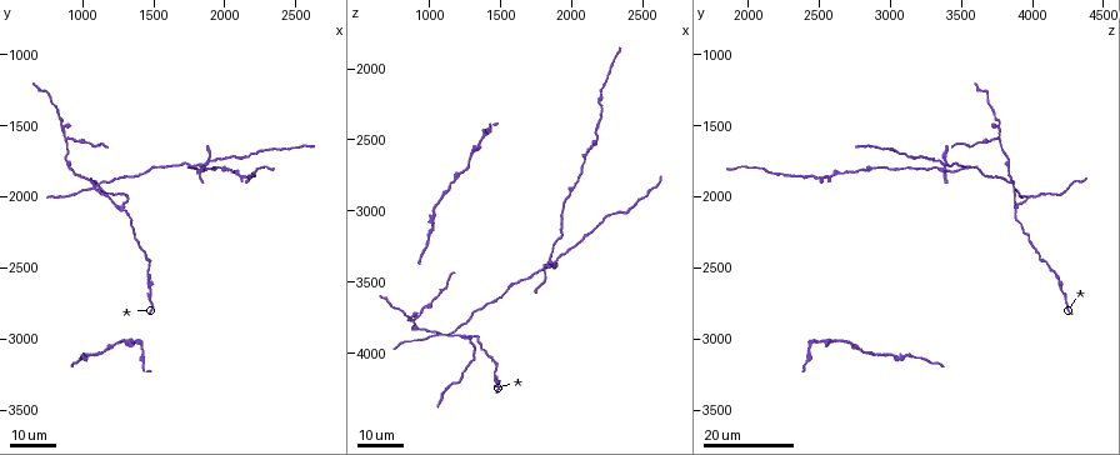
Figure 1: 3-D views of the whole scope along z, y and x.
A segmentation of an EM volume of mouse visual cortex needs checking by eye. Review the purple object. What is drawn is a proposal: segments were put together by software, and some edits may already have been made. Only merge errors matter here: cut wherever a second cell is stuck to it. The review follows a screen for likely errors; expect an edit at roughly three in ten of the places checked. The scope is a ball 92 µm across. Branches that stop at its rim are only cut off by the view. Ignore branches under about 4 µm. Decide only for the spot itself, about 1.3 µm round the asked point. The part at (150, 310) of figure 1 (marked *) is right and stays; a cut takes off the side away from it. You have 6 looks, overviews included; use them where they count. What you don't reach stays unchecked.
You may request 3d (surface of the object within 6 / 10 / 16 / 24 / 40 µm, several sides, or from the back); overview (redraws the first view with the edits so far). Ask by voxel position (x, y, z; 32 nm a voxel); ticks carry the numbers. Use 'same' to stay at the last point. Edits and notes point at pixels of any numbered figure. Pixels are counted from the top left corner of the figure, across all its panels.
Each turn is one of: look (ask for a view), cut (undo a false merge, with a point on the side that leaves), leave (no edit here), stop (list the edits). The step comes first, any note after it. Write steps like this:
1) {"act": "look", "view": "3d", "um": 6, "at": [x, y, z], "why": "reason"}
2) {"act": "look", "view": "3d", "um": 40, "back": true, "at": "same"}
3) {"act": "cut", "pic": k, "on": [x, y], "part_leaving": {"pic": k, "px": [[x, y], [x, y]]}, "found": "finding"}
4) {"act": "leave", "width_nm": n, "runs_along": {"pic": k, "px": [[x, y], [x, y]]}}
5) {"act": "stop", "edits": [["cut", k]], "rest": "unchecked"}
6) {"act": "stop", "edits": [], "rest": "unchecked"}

{"act": "look", "view": "3d", "um": 16, "at": [920, 1820, 3840], "why": "thick turns thin"}

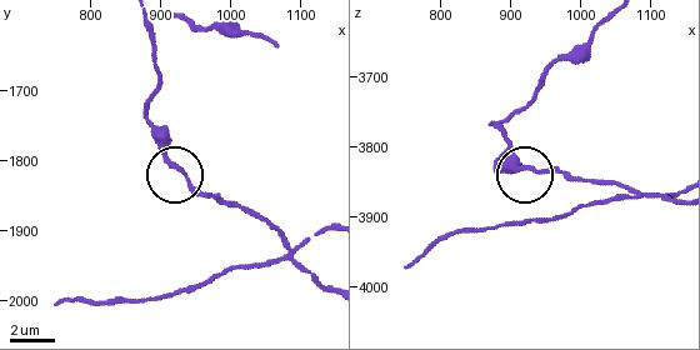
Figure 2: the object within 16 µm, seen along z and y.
{"act": "look", "view": "3d", "um": 10, "at": [925, 1810, 3835]}

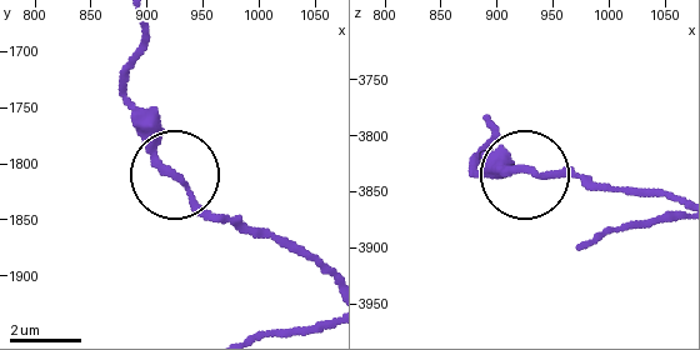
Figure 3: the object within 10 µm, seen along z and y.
{"act": "look", "view": "3d", "um": 10, "back": true, "at": [924, 1812, 3830], "why": "other side"}

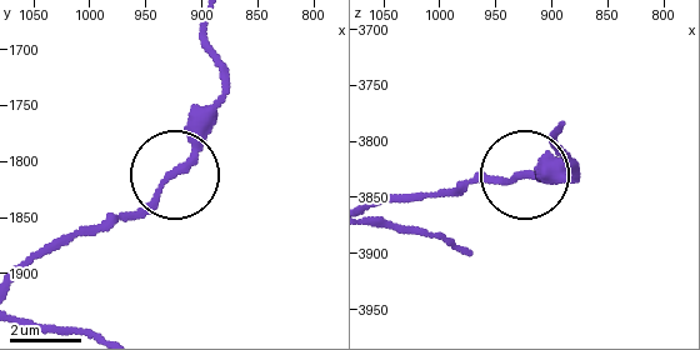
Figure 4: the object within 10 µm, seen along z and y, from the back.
{"act": "leave", "runs_along": {"pic": 4, "px": [[20, 271], [145, 206], [223, 101]]}, "found": "one cell here"}

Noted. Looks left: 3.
{"act": "look", "view": "3d", "um": 24, "at": [1080, 1940, 3860], "why": "four or more arms meet"}

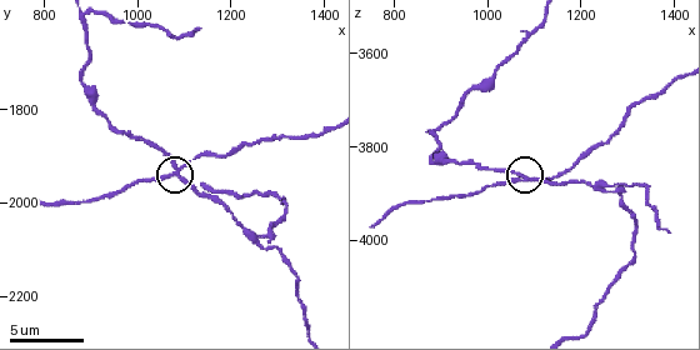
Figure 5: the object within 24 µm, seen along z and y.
{"act": "look", "view": "3d", "um": 6, "at": [1090, 1925, 3865], "why": "closer look"}

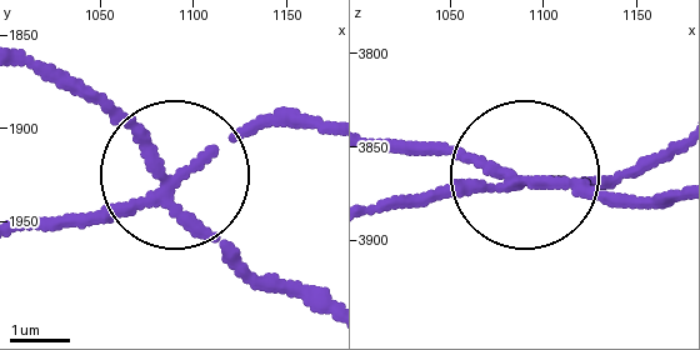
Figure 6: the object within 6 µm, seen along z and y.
{"act": "cut", "pic": 6, "on": [81, 214], "width_nm": 160, "part_leaving": {"pic": 6, "px": [[173, 190], [226, 140], [316, 120]]}, "found": "two cells meet here"}

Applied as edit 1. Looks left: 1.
{"act": "stop", "edits": [["cut", 6]], "rest": "unchecked"}

